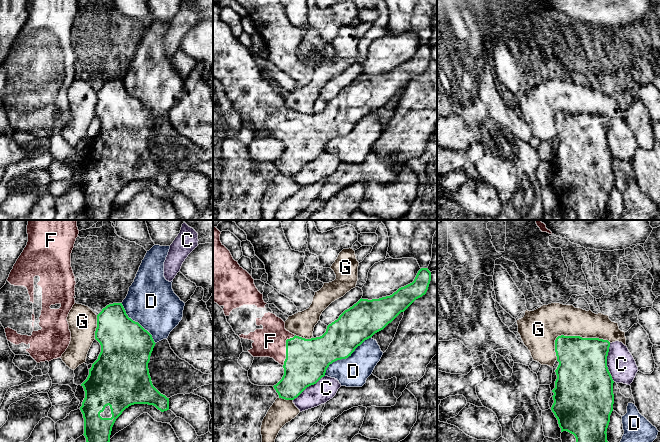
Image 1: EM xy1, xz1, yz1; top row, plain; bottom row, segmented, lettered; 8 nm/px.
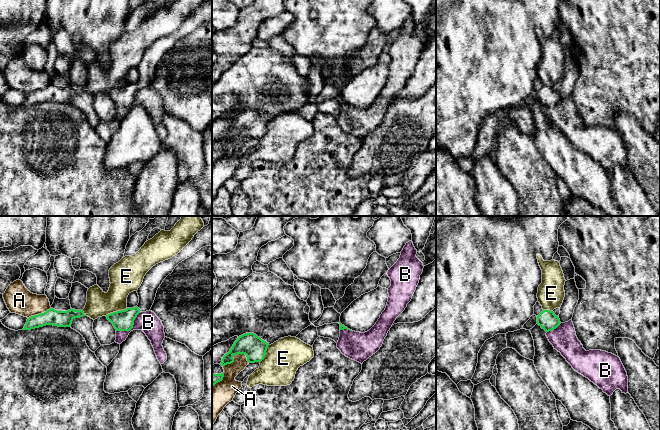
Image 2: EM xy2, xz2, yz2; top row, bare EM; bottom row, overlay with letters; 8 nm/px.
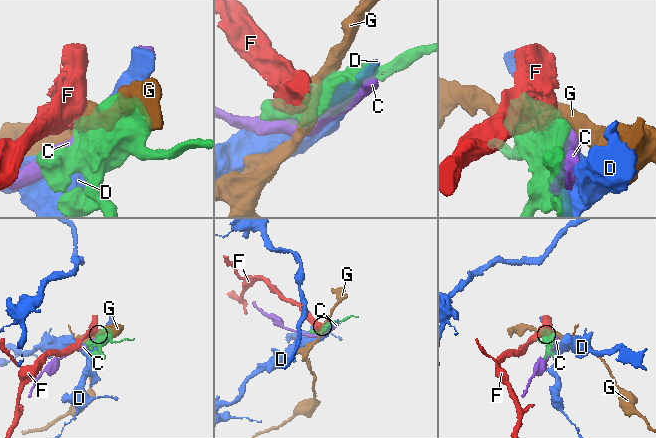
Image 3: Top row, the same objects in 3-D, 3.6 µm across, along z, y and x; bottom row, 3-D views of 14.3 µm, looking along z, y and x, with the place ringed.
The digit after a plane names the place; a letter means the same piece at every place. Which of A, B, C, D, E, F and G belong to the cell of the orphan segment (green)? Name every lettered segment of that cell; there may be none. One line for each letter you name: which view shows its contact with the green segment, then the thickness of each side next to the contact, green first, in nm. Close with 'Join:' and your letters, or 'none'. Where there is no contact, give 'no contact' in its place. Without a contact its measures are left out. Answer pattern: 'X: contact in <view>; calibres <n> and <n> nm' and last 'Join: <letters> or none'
F: contact in xz1; calibres 340 and 240 nm
Join: F

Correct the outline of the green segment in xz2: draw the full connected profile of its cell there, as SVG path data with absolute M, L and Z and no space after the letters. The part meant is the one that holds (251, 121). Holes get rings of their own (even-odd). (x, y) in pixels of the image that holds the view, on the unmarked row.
M246 109L237 114L232 124L226 129L221 138L221 142L234 138L234 131L245 130L249 139L261 138L265 131L269 120L262 116L254 109Z

